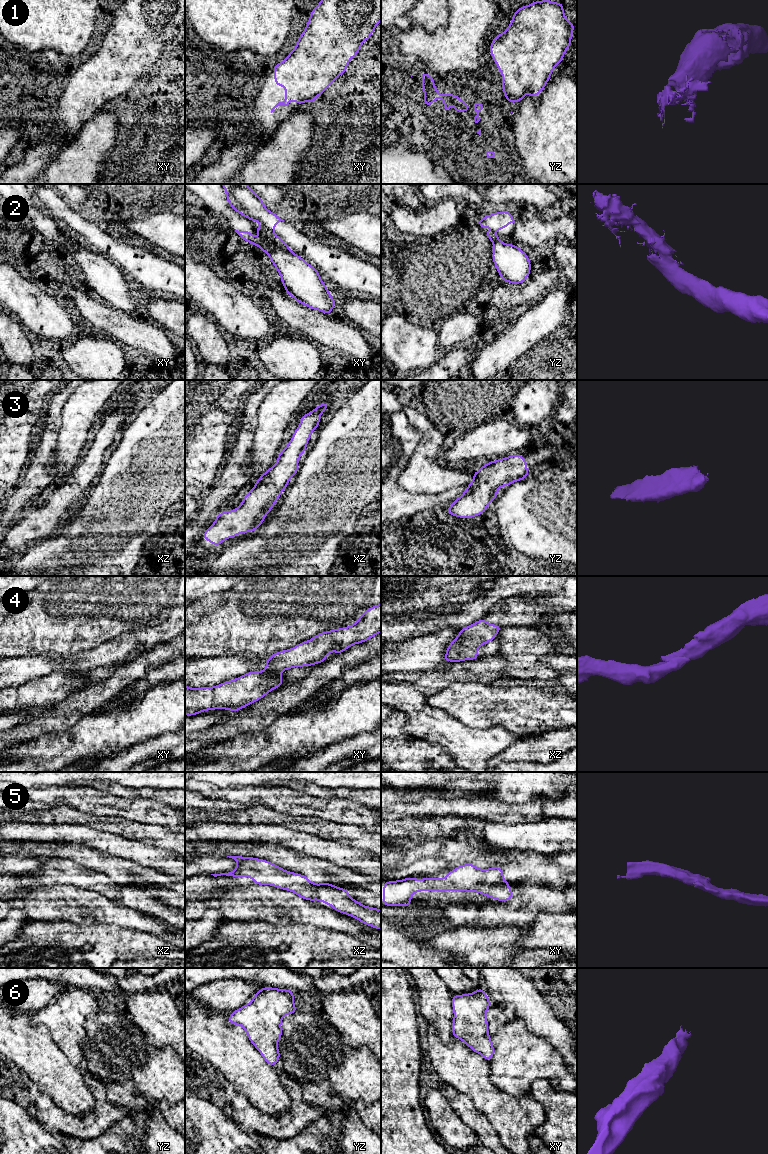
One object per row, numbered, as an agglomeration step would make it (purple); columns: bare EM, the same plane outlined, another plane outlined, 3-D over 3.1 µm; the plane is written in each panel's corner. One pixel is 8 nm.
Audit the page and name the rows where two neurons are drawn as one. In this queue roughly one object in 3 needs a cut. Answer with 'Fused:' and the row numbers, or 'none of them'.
Fused: 2, 4

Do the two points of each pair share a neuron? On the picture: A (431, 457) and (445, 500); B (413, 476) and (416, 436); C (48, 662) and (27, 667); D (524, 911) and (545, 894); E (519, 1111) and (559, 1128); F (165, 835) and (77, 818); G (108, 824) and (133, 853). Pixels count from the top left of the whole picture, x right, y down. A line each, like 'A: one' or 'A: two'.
A: two
B: two
C: one
D: one
E: two
F: one
G: two

